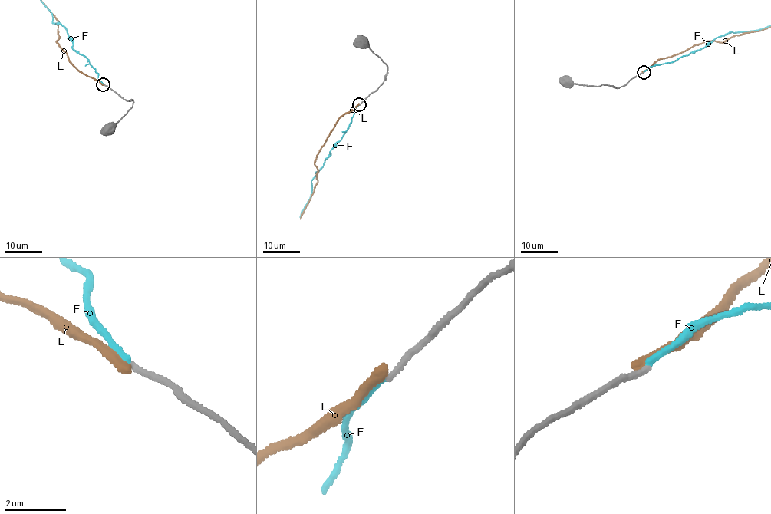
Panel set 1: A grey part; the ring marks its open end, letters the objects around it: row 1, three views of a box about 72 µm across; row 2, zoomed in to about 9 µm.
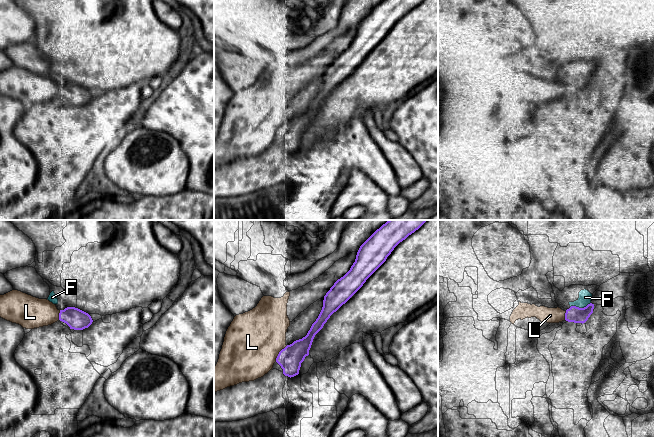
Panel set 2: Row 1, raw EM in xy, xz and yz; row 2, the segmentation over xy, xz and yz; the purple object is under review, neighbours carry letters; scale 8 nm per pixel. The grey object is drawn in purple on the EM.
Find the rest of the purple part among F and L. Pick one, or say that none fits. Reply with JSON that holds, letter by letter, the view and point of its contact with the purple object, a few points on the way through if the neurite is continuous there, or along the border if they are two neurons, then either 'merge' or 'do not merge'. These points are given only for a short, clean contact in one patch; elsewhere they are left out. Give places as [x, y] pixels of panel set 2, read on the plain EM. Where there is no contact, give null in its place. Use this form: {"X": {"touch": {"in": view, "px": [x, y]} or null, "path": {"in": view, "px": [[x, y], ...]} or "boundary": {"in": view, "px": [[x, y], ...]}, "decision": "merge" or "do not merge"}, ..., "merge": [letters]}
{"F": {"touch": {"in": "yz", "px": [580, 84]}, "decision": "merge"}, "L": {"touch": {"in": "xz", "px": [279, 129]}, "decision": "do not merge"}, "merge": ["F"]}

